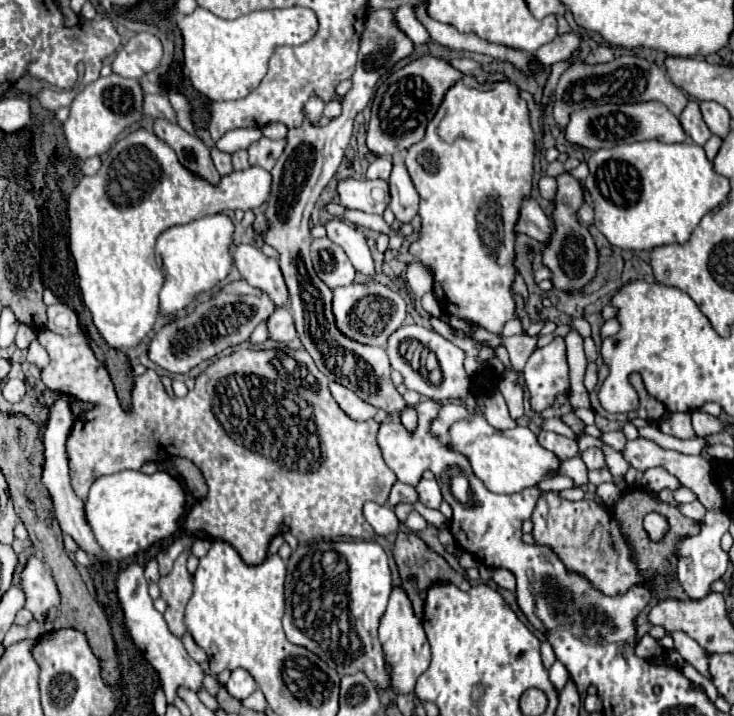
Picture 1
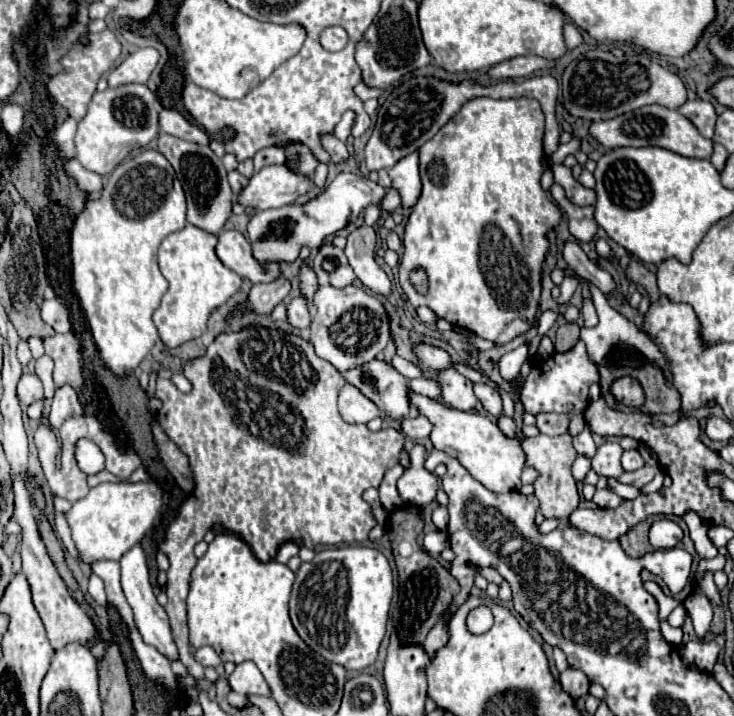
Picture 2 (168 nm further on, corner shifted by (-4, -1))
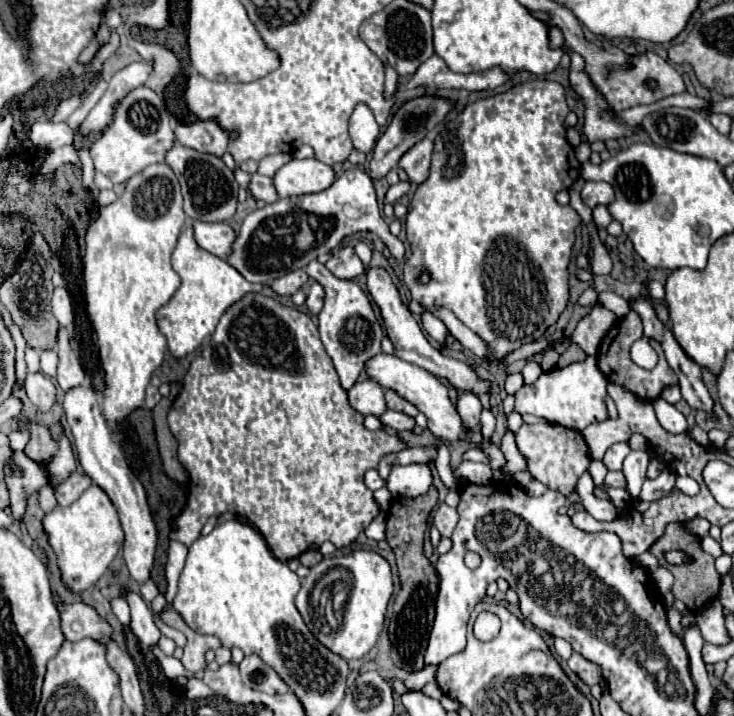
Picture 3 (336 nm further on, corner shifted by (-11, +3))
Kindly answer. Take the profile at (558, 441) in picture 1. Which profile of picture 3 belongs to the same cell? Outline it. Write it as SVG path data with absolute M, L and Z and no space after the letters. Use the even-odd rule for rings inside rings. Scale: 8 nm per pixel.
M523 424L519 432L515 434L517 448L527 460L527 470L535 480L545 484L547 488L565 494L569 498L575 492L579 476L589 468L591 456L587 452L587 444L581 436L581 432L559 426L559 424Z

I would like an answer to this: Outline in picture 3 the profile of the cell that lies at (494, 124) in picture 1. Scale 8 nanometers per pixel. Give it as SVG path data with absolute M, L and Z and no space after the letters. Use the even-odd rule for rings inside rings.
M529 80L525 84L517 84L511 90L503 94L495 94L483 100L477 100L469 104L463 112L459 112L451 122L445 124L445 128L439 132L435 140L435 150L433 150L433 160L431 160L431 174L429 178L417 188L411 208L407 214L405 230L407 230L407 240L411 244L411 256L405 262L405 286L409 288L413 300L419 300L423 306L439 304L449 308L465 326L469 326L473 332L477 332L495 352L495 356L501 360L507 352L519 348L519 344L535 342L545 334L545 330L557 322L559 314L567 306L569 298L569 288L567 288L567 264L571 258L571 248L575 242L575 228L579 226L581 218L571 206L559 206L555 202L555 194L559 190L567 190L581 174L581 164L575 158L575 152L571 144L565 138L565 116L569 114L569 108L565 104L565 94L563 86L557 82L549 80ZM421 268L427 268L431 272L431 282L427 286L417 282L417 274Z

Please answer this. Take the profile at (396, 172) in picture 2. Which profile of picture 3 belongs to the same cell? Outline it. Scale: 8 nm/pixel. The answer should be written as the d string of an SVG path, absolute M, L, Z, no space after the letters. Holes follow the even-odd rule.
M423 138L419 144L415 144L411 150L403 154L399 160L399 168L403 168L413 184L423 184L429 176L429 162L431 162L433 142Z

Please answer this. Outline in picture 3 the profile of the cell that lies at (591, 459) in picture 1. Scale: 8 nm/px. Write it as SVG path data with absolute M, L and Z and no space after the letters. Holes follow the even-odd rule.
M617 442L617 444L613 444L613 446L605 452L605 456L603 456L605 466L607 466L609 470L621 470L627 452L631 452L631 448L629 448L627 442Z

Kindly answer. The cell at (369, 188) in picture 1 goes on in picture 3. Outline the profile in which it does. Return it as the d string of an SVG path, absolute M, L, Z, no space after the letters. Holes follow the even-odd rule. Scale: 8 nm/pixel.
M349 168L323 192L277 200L251 212L241 226L241 232L233 244L233 254L227 258L227 262L249 282L269 284L271 280L281 278L297 268L305 268L317 256L331 252L345 236L361 230L375 232L385 242L391 256L403 260L405 246L397 236L391 238L389 226L379 214L371 176L361 168ZM353 210L361 210L361 216L353 216Z

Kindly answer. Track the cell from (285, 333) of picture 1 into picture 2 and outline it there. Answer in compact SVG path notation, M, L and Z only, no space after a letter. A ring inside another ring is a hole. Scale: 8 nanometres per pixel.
M296 296L288 304L288 322L294 328L308 328L308 324L310 324L310 310L308 310L308 302L306 302L304 296Z

